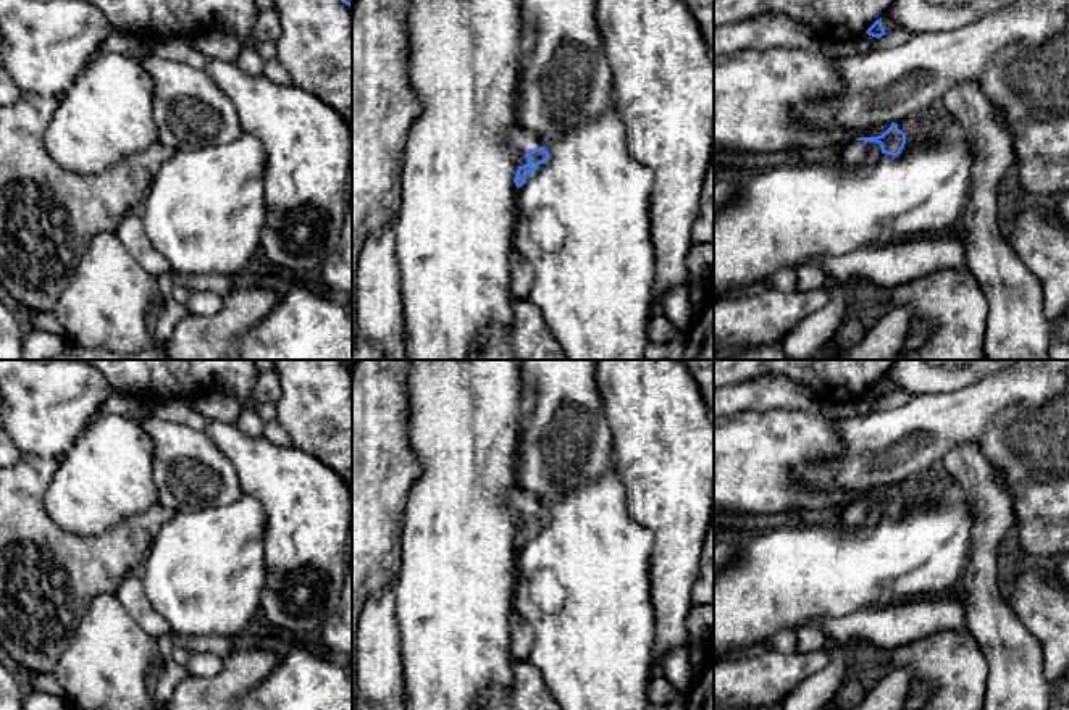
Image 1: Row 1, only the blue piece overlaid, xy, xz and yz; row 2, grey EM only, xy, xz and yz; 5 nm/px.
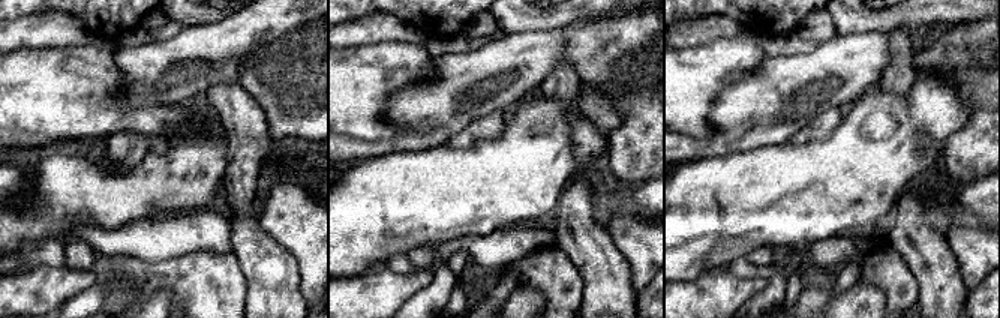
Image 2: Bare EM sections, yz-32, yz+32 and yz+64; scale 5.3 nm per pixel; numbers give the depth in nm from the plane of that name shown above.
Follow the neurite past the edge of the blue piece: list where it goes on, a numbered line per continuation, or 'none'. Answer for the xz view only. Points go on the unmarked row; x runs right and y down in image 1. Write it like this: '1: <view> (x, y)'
1: xz (519, 504)

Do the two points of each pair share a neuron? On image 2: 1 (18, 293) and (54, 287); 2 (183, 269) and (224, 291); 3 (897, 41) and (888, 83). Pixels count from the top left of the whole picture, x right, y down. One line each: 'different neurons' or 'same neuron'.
1: same neuron
2: same neuron
3: same neuron

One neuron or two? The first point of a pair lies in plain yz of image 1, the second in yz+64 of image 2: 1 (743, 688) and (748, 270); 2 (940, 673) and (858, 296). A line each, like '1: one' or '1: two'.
1: two
2: two

